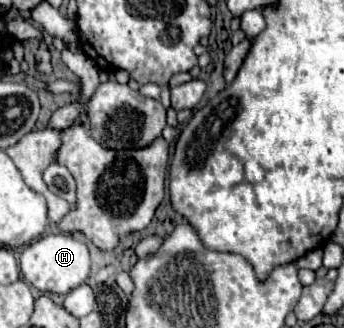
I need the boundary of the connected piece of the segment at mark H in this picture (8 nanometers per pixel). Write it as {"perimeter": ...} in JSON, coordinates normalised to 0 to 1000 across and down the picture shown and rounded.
{"perimeter":[[[206,713],[125,720],[108,738],[84,744],[55,780],[67,848],[108,884],[148,896],[195,896],[201,884],[235,872],[259,841],[259,805],[265,793],[247,738],[235,738],[224,720]]]}

